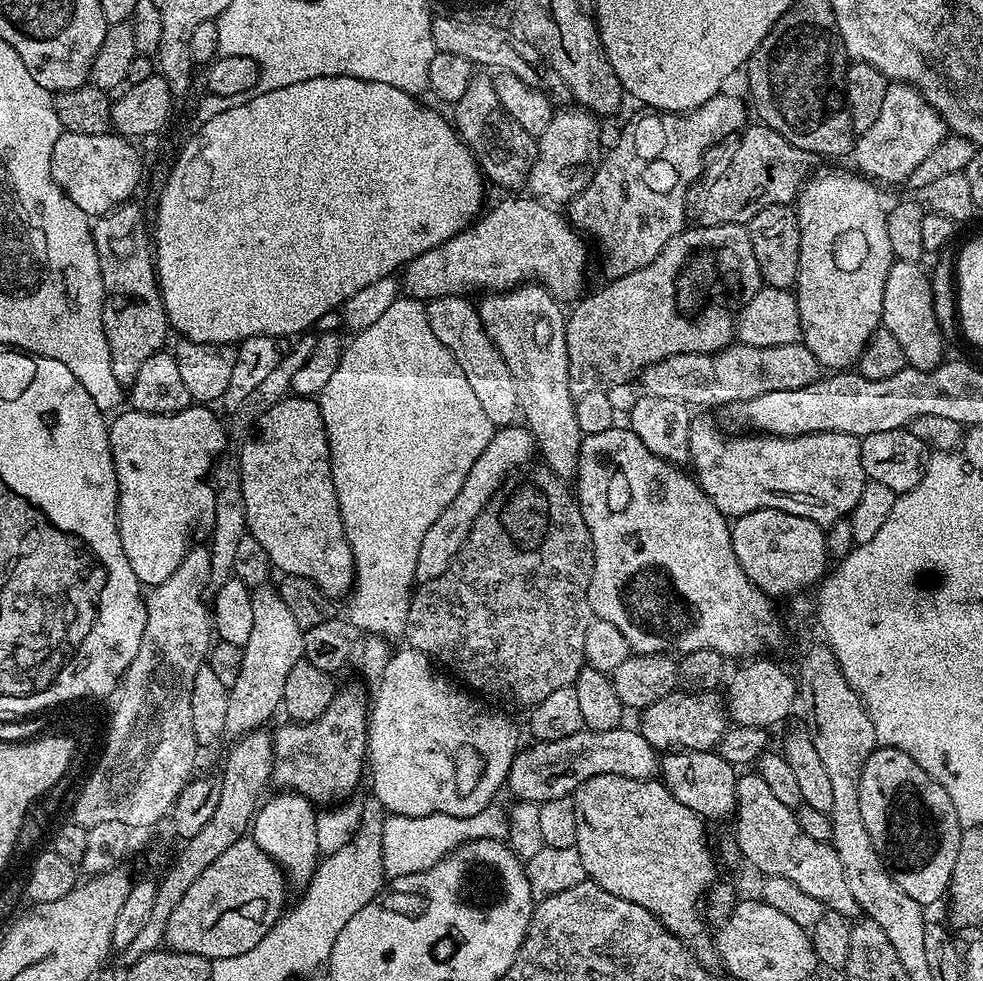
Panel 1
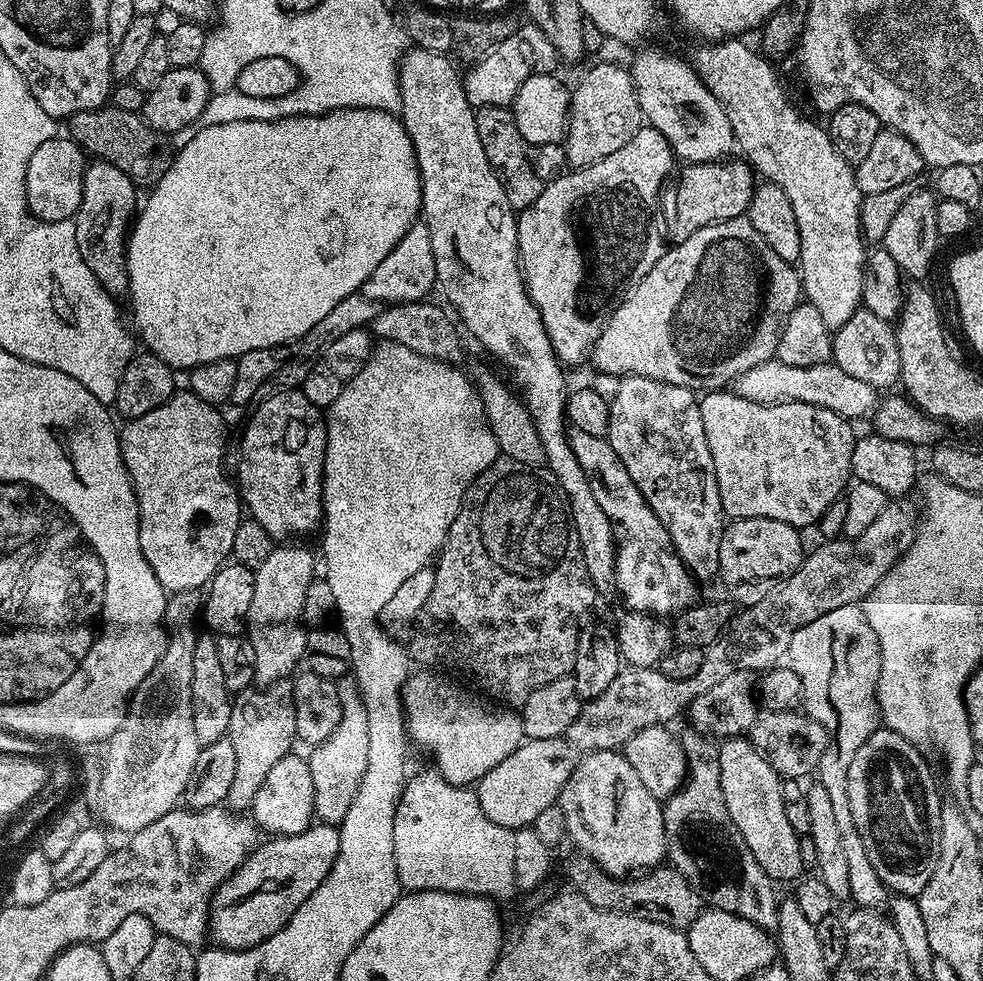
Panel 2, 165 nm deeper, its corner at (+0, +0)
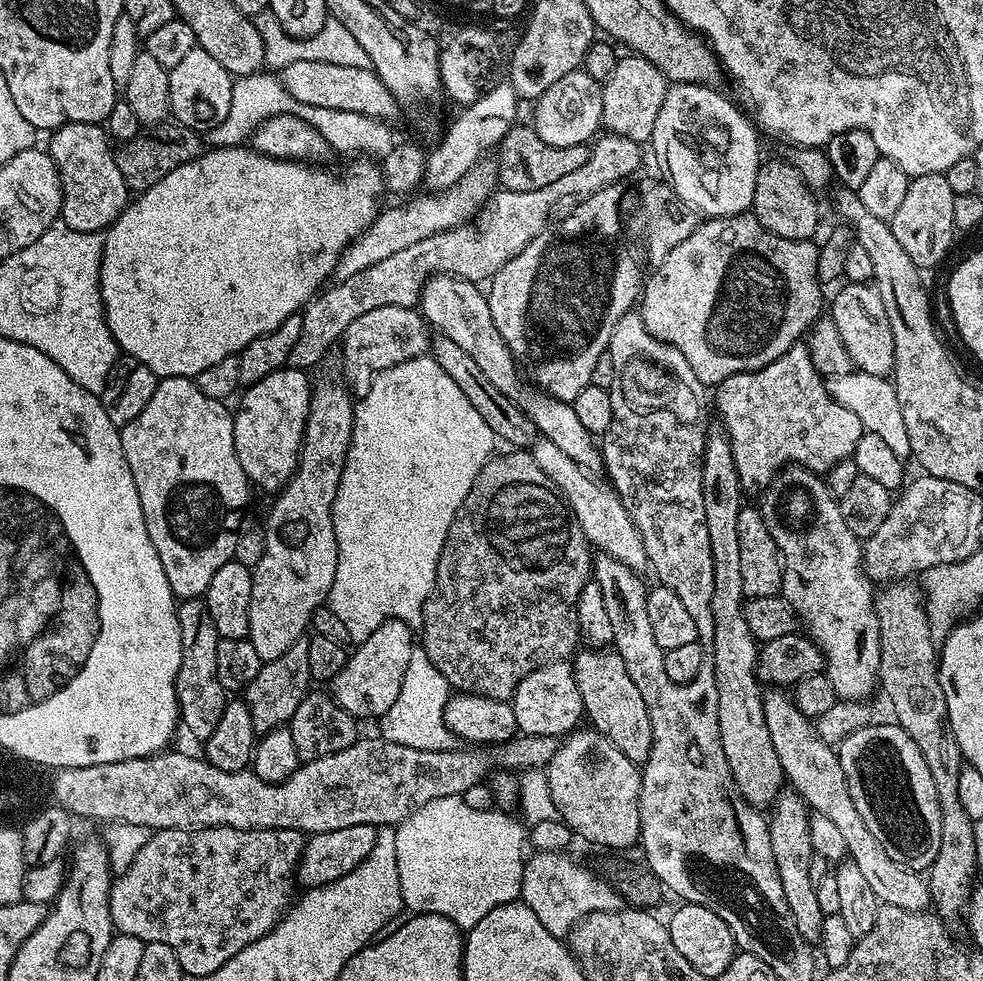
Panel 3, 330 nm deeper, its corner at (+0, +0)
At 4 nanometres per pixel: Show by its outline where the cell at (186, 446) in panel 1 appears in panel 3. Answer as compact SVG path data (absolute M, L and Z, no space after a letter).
M165 376L159 381L154 390L154 398L146 402L142 414L134 418L125 428L120 429L122 438L122 454L130 466L130 474L134 474L134 486L138 490L138 502L142 502L142 514L146 518L146 530L150 534L150 542L154 542L154 550L158 550L158 558L162 558L162 570L166 570L166 582L170 582L170 590L177 601L194 600L203 597L204 591L210 586L214 573L234 557L236 537L241 531L240 511L248 504L248 488L250 482L242 470L242 462L238 462L238 454L234 450L233 413L229 405L222 400L206 398L202 390L198 390L195 379L187 376Z

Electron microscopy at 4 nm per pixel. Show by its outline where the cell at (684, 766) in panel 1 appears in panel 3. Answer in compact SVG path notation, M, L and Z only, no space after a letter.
M591 646L583 650L575 653L572 669L578 682L578 694L582 694L585 717L589 721L592 719L591 727L614 742L614 746L618 746L618 750L622 750L630 762L643 766L652 749L652 727L640 688L634 686L622 658L614 650Z

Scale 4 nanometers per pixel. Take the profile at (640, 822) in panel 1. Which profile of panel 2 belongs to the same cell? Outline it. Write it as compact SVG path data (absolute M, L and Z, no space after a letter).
M619 751L587 753L564 783L558 807L564 811L566 818L567 839L573 840L580 847L579 851L590 857L608 875L624 878L637 870L659 869L665 863L668 840L661 801L656 800L650 790L646 790L638 774L634 774L634 766L630 766L630 762Z

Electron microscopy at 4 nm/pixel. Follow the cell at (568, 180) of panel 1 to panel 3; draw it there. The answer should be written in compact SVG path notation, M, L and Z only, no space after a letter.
M635 54L621 55L613 73L602 83L603 127L608 132L630 138L635 144L651 141L654 121L658 119L658 110L662 110L662 102L666 102L669 87L669 80L654 62Z

